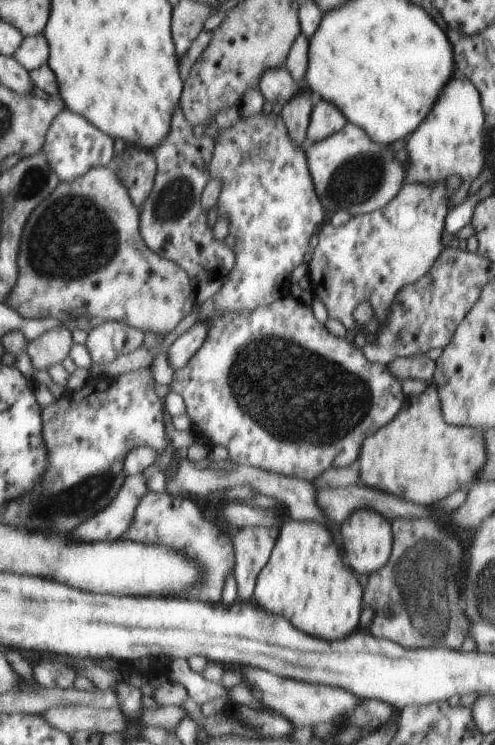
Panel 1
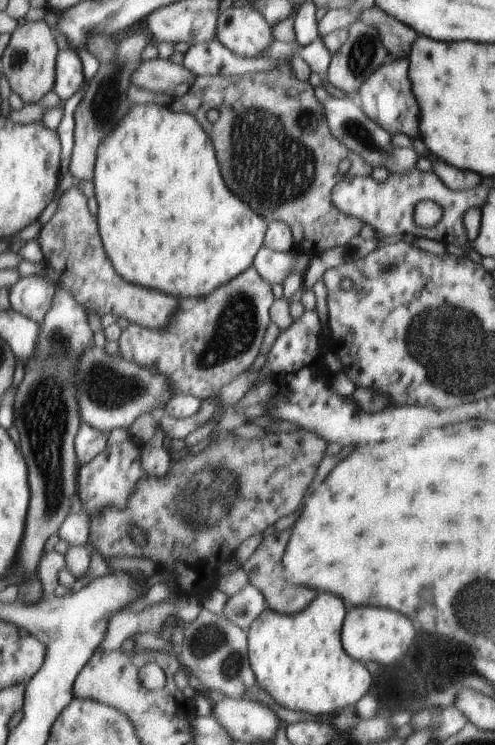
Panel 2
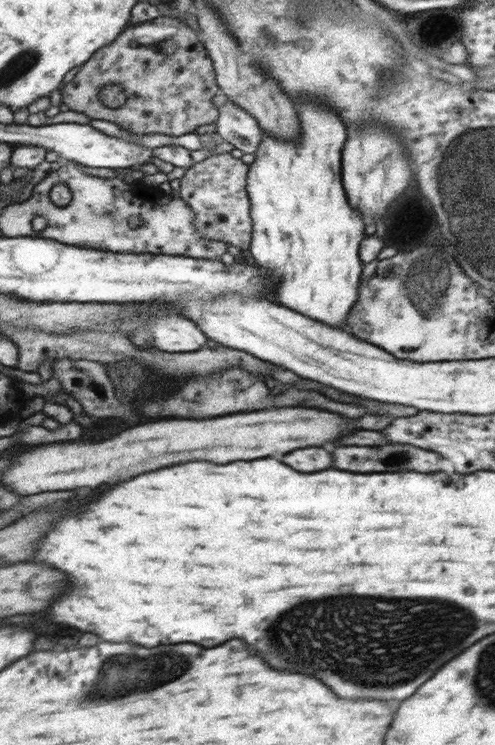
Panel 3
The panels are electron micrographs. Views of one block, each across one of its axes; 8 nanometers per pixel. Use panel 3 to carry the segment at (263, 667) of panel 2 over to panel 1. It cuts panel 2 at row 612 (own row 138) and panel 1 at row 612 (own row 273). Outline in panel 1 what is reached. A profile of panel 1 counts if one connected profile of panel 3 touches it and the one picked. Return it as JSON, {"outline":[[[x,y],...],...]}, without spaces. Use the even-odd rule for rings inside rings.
{"outline":[[[288,520],[274,544],[268,562],[262,567],[254,588],[254,600],[258,607],[278,616],[286,617],[294,628],[324,640],[340,640],[358,628],[362,614],[362,588],[350,568],[342,562],[340,550],[332,542],[326,524],[314,520]]]}

